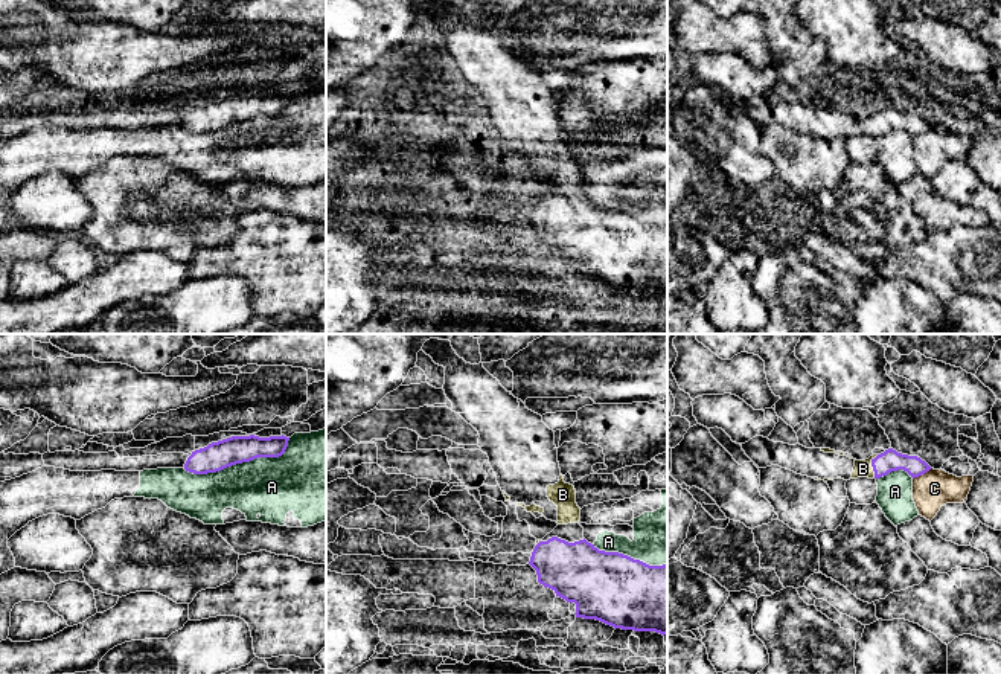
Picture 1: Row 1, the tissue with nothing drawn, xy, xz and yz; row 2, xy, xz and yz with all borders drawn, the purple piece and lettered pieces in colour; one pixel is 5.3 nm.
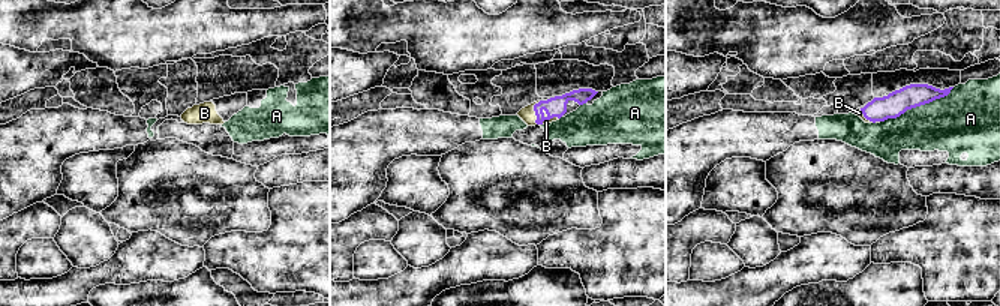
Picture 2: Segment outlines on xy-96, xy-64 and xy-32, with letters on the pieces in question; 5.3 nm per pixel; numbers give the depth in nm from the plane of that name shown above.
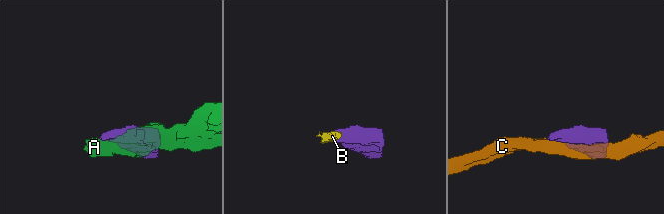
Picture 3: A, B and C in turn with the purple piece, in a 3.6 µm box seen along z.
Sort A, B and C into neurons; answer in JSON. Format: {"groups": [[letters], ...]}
{"groups": [["A"], ["B"], ["C"]]}

